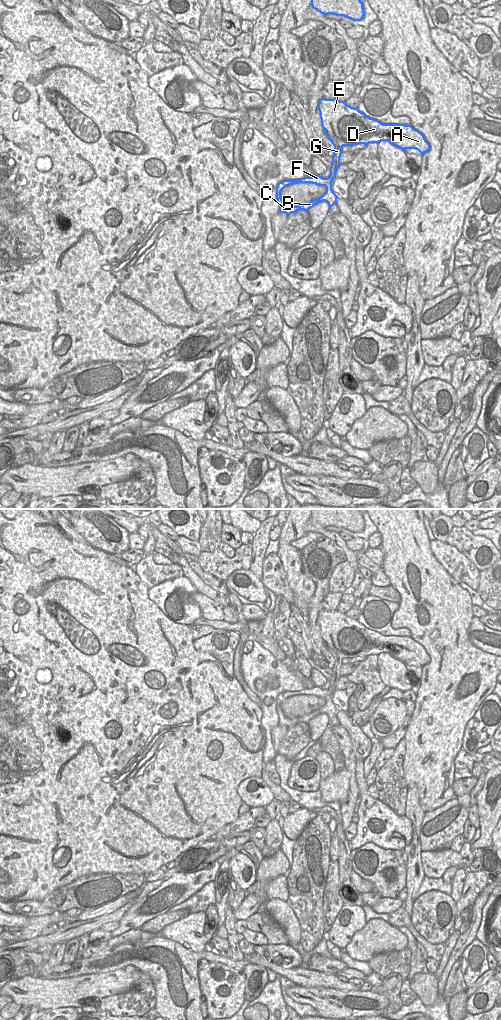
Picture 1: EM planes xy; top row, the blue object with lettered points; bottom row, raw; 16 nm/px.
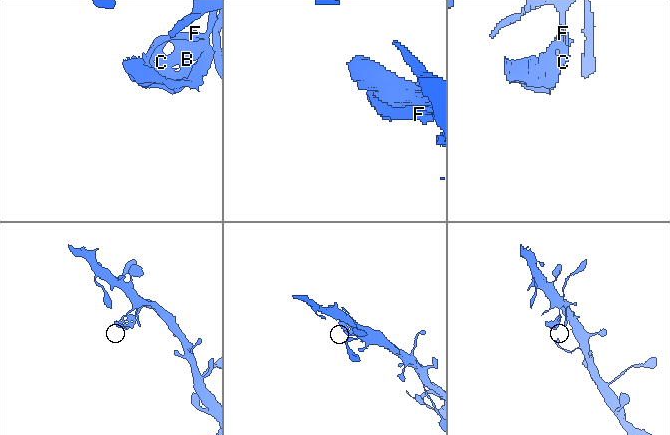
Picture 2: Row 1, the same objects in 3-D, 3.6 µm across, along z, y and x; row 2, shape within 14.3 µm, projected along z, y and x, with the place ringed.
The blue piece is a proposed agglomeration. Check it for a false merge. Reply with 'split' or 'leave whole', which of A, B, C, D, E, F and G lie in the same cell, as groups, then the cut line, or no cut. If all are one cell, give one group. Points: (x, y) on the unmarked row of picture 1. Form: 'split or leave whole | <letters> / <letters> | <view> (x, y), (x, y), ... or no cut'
split | A D E G / B C F | xy (330, 686), (332, 692)

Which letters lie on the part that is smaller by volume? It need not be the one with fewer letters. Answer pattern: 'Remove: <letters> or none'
Remove: B, C, F

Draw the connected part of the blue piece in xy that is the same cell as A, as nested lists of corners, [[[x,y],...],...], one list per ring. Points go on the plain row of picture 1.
[[[322,609],[318,615],[321,637],[326,648],[334,657],[334,667],[330,679],[332,693],[336,690],[343,658],[388,653],[405,663],[416,661],[422,667],[430,662],[424,647],[411,637],[383,636],[366,628],[337,610]]]

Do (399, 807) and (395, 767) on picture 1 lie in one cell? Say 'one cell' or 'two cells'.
one cell

